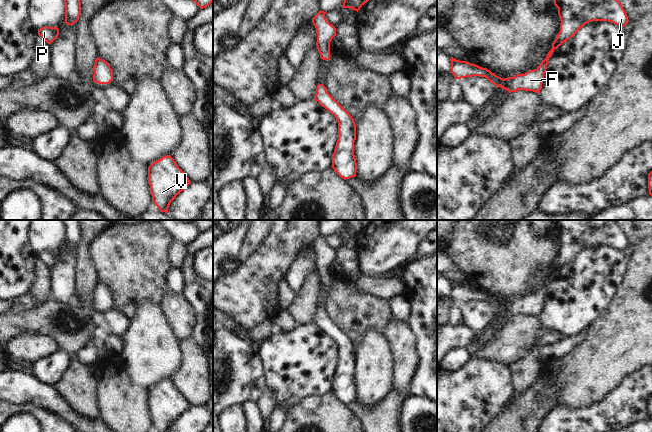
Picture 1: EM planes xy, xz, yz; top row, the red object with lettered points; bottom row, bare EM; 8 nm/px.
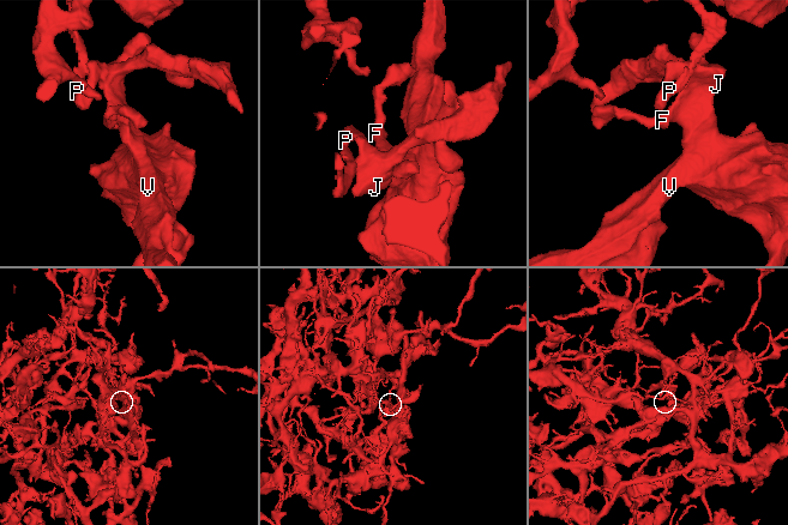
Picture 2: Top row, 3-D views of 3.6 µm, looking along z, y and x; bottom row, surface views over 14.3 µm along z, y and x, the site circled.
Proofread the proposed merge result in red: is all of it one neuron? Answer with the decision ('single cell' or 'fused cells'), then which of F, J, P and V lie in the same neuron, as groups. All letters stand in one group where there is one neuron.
single cell; F J P V

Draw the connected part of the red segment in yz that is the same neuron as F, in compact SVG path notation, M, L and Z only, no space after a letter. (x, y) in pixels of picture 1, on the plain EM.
M555 220L554 229L558 232L560 255L546 282L536 293L503 303L487 292L451 282L451 297L455 303L480 300L509 317L518 314L540 317L548 284L554 274L571 263L585 248L608 245L623 252L629 246L625 234L614 220Z

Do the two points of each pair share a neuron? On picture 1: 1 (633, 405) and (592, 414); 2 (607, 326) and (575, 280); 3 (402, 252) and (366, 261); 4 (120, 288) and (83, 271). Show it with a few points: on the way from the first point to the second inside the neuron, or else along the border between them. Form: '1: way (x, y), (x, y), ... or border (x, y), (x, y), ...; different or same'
1: way (623, 406), (610, 414), (602, 414); same
2: border (613, 296), (610, 303), (587, 328); different
3: way (393, 252), (379, 252), (375, 256); same
4: border (89, 256), (95, 268), (97, 280); different

